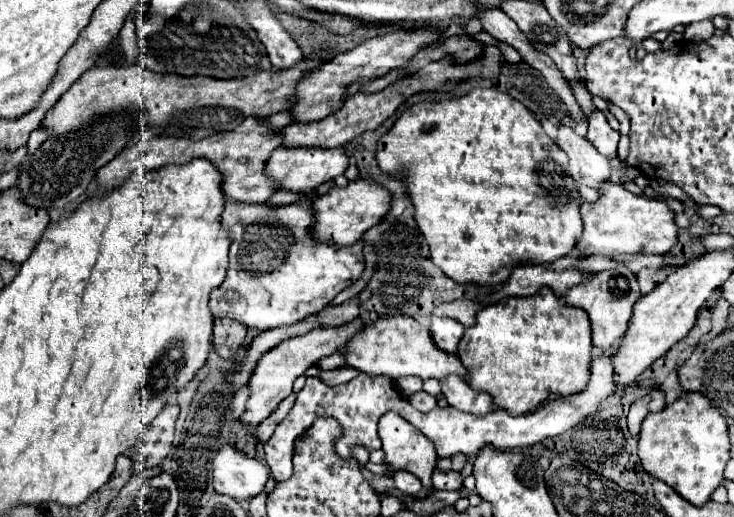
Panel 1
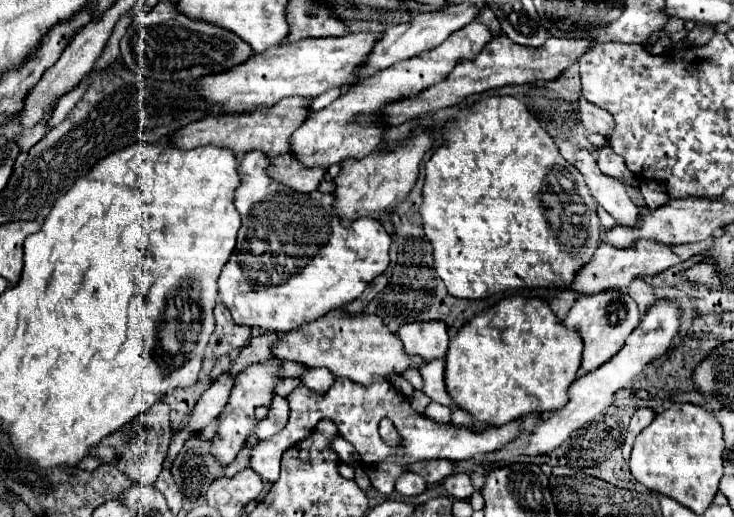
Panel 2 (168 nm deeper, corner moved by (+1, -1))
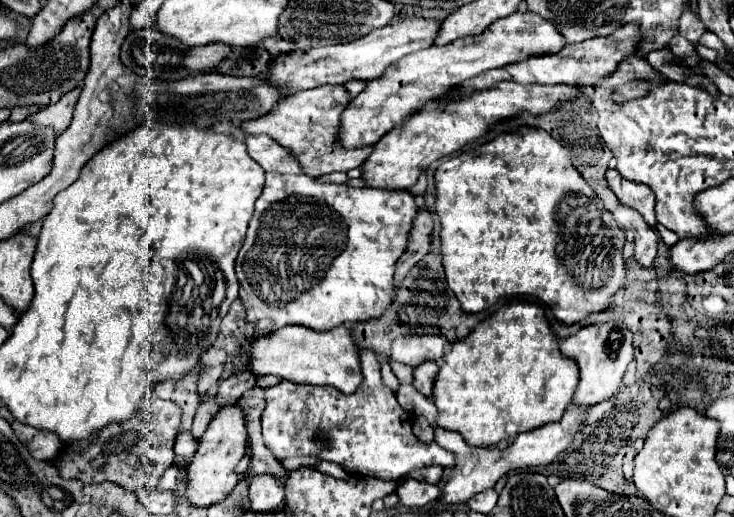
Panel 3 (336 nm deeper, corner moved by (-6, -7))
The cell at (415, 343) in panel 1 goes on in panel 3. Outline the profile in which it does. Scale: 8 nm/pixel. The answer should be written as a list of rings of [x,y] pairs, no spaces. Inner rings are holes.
[[[285,326],[277,332],[263,334],[253,338],[243,366],[255,376],[273,374],[297,384],[327,384],[345,394],[355,392],[361,384],[357,348],[353,346],[353,338],[345,326],[337,326],[329,332],[313,332],[305,326]]]

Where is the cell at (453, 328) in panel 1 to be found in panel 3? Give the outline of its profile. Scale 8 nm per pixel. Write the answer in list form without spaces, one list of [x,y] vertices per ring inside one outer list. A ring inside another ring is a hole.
[[[399,336],[391,344],[391,358],[415,368],[427,360],[441,362],[445,346],[443,336]]]

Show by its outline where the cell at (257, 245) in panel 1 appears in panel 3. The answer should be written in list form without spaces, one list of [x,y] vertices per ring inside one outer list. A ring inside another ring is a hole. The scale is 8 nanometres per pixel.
[[[245,134],[245,142],[247,142],[247,150],[249,156],[265,170],[267,174],[267,182],[263,188],[263,194],[259,196],[257,204],[255,204],[255,214],[249,222],[247,228],[247,236],[245,236],[245,244],[239,250],[239,256],[235,260],[235,272],[239,278],[239,298],[247,310],[247,322],[251,326],[255,326],[259,332],[275,332],[287,324],[299,324],[311,330],[331,330],[337,328],[341,324],[349,324],[349,322],[367,322],[373,320],[377,316],[381,316],[389,304],[395,300],[395,264],[401,258],[401,254],[407,250],[407,242],[409,242],[409,232],[413,228],[413,218],[417,214],[417,206],[413,202],[413,194],[407,190],[401,192],[391,192],[391,190],[377,190],[377,188],[353,188],[347,184],[333,184],[333,182],[323,182],[319,178],[309,178],[301,164],[297,162],[297,158],[283,148],[281,144],[277,144],[275,140],[271,140],[269,136],[261,134],[261,136],[253,136],[253,134]]]

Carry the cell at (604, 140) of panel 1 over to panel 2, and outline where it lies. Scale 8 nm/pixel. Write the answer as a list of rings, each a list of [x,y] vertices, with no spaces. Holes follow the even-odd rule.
[[[610,144],[602,146],[602,148],[596,148],[594,152],[596,156],[596,162],[598,162],[598,168],[604,172],[604,174],[610,174],[614,178],[620,178],[624,182],[630,182],[634,186],[640,186],[638,178],[634,178],[634,174],[630,174],[630,170],[624,166],[622,162],[622,156],[614,154],[614,150],[610,150]]]

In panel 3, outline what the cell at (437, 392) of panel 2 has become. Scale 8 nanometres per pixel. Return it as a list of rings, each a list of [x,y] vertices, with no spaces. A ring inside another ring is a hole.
[[[425,362],[425,364],[421,364],[421,366],[417,366],[417,368],[413,370],[413,386],[415,386],[421,394],[425,394],[427,398],[431,398],[433,378],[435,378],[437,370],[439,370],[439,366],[437,366],[435,362]]]

